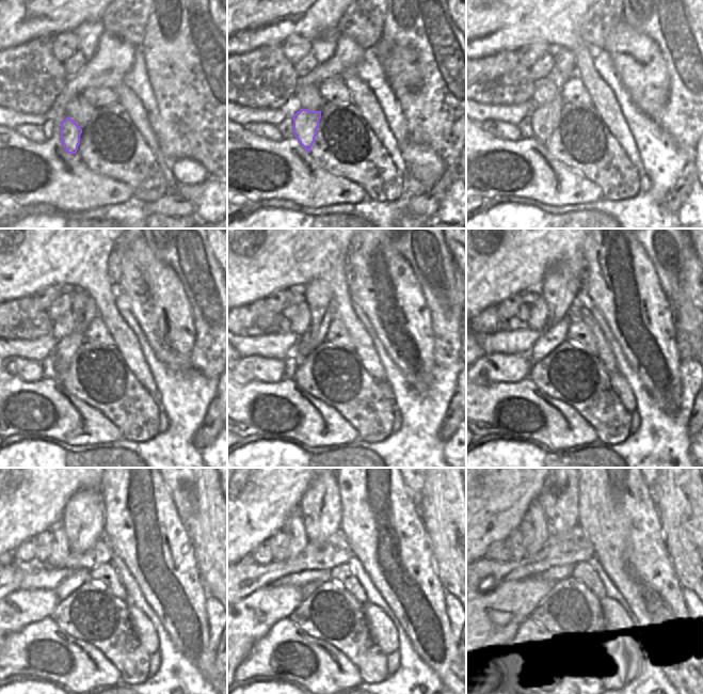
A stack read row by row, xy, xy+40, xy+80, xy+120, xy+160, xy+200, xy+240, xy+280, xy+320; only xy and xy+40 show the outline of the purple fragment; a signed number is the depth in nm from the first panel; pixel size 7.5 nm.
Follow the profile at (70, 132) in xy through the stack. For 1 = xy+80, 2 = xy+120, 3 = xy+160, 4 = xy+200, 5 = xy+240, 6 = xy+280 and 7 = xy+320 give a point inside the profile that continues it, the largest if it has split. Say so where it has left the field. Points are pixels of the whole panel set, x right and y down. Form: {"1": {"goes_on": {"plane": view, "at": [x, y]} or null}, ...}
{"1": {"goes_on": {"plane": "xy+80", "at": [545, 119]}}, "2": {"goes_on": {"plane": "xy+120", "at": [66, 348]}}, "3": {"goes_on": {"plane": "xy+160", "at": [318, 294]}}, "4": {"goes_on": {"plane": "xy+200", "at": [561, 285]}}, "5": {"goes_on": {"plane": "xy+240", "at": [83, 519]}}, "6": {"goes_on": {"plane": "xy+280", "at": [320, 507]}}, "7": {"goes_on": {"plane": "xy+320", "at": [559, 497]}}}

